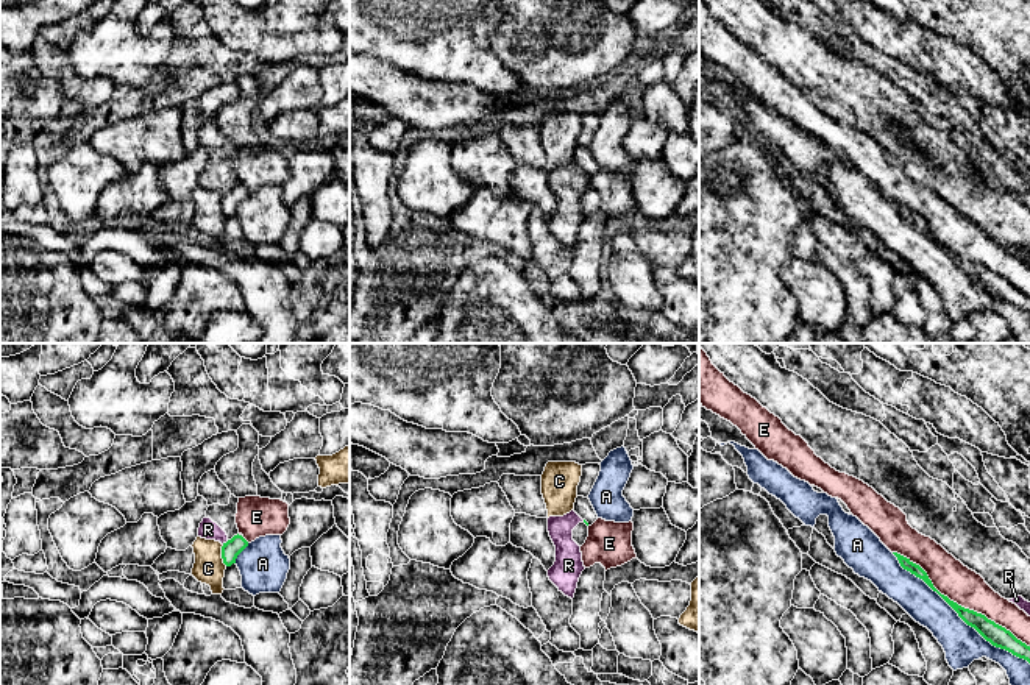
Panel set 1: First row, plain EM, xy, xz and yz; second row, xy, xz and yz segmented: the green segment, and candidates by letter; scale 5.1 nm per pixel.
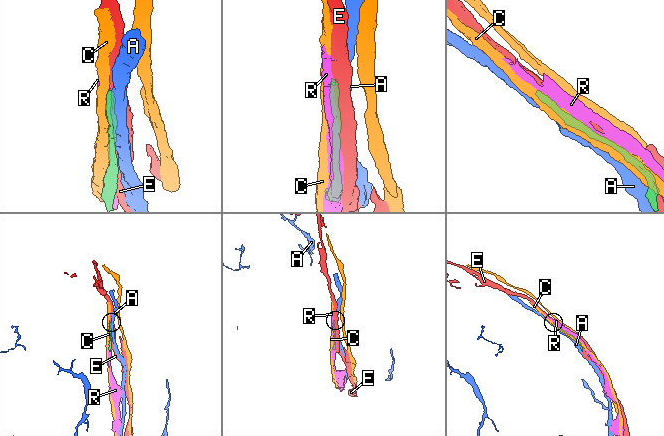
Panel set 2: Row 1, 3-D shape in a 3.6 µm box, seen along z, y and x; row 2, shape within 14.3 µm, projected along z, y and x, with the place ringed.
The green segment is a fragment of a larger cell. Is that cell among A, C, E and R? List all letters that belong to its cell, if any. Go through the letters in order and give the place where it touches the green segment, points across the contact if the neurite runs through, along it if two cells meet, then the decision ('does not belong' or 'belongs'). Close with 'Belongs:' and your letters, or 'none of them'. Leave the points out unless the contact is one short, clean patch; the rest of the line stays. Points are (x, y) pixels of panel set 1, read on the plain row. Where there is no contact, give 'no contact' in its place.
A: yz (958, 266) | does not belong
C: xy (222, 206) | does not belong
E: yz (957, 255) | does not belong
R: xy (227, 192) | does not belong
Belongs: none of them

